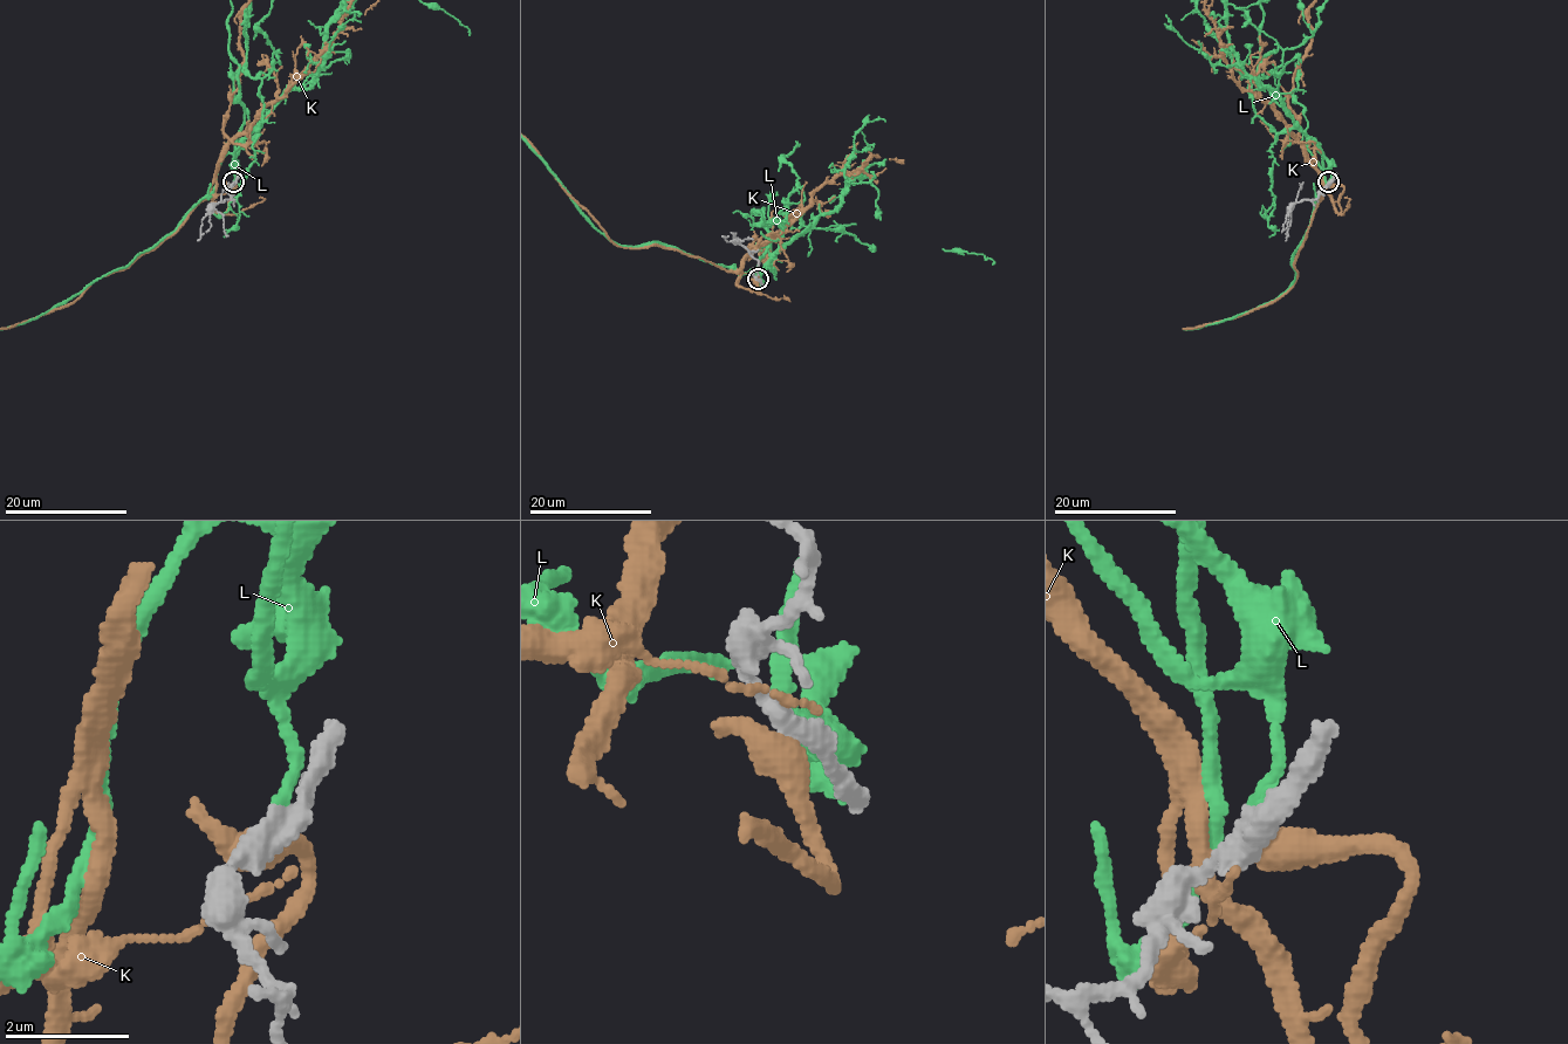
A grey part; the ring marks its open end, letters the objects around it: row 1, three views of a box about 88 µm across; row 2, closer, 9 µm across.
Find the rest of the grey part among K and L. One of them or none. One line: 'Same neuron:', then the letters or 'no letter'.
Same neuron: L

